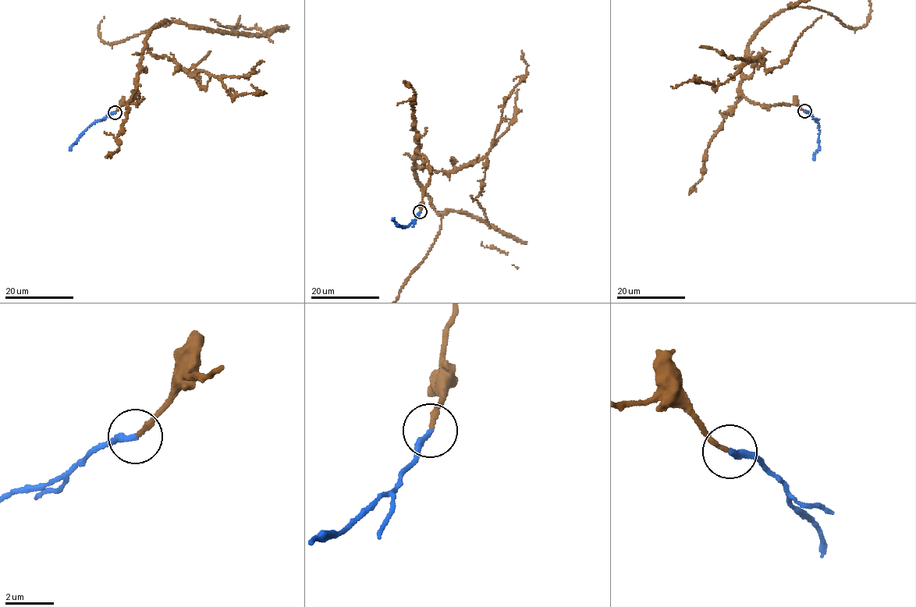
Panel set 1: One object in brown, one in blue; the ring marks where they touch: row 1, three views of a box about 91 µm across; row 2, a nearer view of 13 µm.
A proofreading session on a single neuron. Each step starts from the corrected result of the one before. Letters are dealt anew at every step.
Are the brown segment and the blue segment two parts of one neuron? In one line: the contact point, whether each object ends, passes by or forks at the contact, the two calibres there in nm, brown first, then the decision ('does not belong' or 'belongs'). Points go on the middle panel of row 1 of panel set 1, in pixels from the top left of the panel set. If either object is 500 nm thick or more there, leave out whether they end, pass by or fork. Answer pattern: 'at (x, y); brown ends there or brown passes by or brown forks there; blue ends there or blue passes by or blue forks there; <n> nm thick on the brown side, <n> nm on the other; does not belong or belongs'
at (420, 211); brown ends there; blue ends there; 200 nm thick on the brown side, 260 nm on the other; belongs

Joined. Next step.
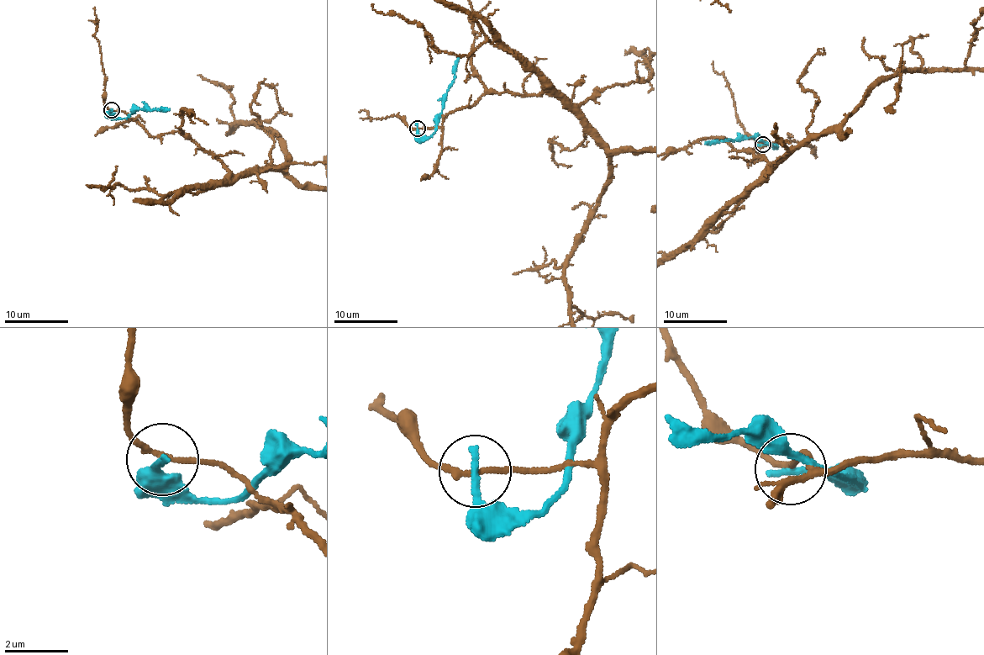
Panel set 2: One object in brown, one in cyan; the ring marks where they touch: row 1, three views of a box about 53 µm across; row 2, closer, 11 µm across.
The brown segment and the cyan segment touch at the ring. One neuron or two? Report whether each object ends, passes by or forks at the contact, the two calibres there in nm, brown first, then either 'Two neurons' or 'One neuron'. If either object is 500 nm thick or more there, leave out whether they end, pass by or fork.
At the ring brown passes by. At the ring cyan ends. Thickness 160 nm (brown) against 260 nm. Two neurons

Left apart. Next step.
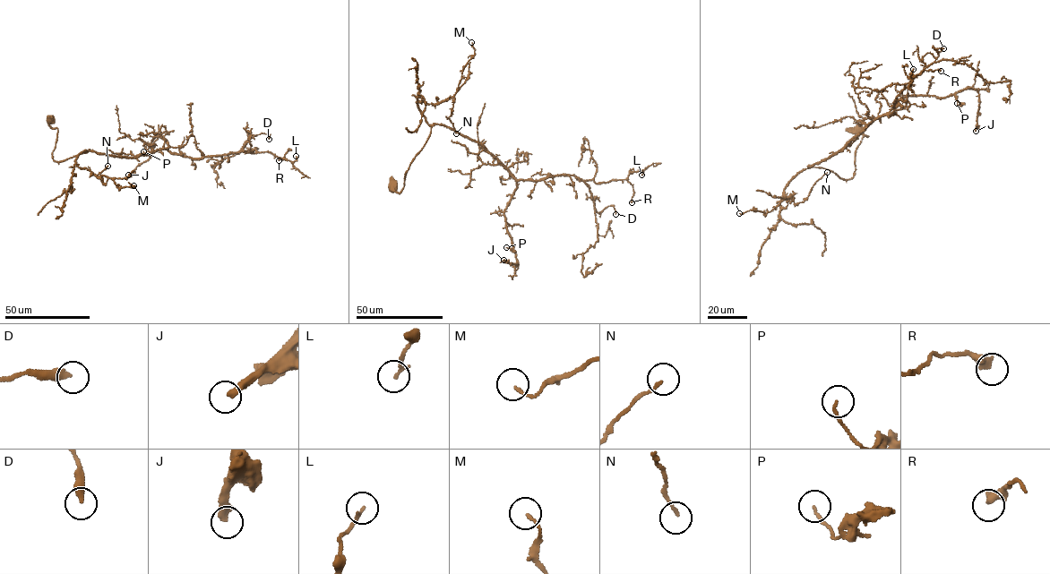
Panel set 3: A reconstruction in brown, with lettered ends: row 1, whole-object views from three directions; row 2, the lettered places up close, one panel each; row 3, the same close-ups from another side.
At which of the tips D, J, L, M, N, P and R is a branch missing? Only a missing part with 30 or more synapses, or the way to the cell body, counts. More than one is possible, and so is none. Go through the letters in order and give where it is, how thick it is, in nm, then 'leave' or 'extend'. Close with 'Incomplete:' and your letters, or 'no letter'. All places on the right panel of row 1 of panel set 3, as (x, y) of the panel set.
D: (943, 48) | 380 nm | leave
J: (976, 131) | 360 nm | extend
L: (913, 69) | 140 nm | leave
M: (739, 213) | 110 nm | leave
N: (827, 172) | 140 nm | leave
P: (957, 103) | 120 nm | leave
R: (941, 71) | 400 nm | leave
Incomplete: J

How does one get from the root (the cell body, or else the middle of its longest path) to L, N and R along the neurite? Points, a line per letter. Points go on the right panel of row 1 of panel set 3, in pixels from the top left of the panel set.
L: (859, 129), (868, 135), (856, 151), (852, 177), (809, 167), (836, 154), (873, 120), (893, 115), (913, 69)
N: (859, 129), (868, 135), (856, 151), (852, 177), (811, 167), (788, 183), (784, 195), (802, 202), (827, 172)
R: (859, 129), (868, 135), (852, 177), (809, 167), (893, 115), (912, 73), (941, 71)

